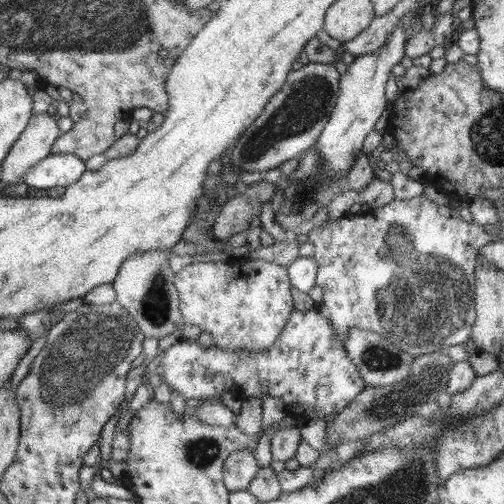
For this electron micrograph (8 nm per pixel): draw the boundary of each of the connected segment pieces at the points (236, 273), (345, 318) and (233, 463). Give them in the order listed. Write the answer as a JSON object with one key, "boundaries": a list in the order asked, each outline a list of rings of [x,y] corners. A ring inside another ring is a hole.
{"boundaries":[[[[244,256],[224,261],[190,263],[176,273],[175,283],[180,292],[186,323],[200,328],[202,332],[208,332],[216,347],[232,352],[256,352],[270,348],[280,338],[290,312],[295,310],[287,268],[276,262]]],[[[420,195],[408,200],[394,199],[391,203],[378,207],[375,210],[371,209],[364,214],[349,215],[340,218],[339,220],[330,220],[323,224],[312,227],[307,234],[309,241],[314,244],[314,260],[316,260],[316,284],[320,286],[323,292],[323,311],[326,314],[334,332],[336,332],[336,340],[342,344],[344,349],[344,340],[348,336],[350,328],[360,328],[360,330],[370,330],[382,336],[387,342],[395,344],[399,349],[410,352],[413,356],[422,355],[430,352],[431,349],[447,350],[448,347],[455,344],[463,344],[471,338],[472,327],[476,321],[475,314],[475,284],[476,277],[476,260],[478,249],[484,245],[498,240],[495,232],[491,232],[488,228],[478,224],[462,220],[461,215],[455,208],[449,206],[440,206],[434,204],[428,197]]],[[[237,451],[226,461],[224,481],[227,488],[234,491],[247,491],[250,482],[261,469],[254,454],[249,451]]]]}

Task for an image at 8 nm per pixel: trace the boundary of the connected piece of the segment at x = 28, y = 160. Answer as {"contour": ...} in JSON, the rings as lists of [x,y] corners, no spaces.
{"contour":[[[48,112],[36,114],[6,159],[3,181],[10,188],[24,188],[28,170],[52,155],[52,147],[60,135],[56,118]]]}

